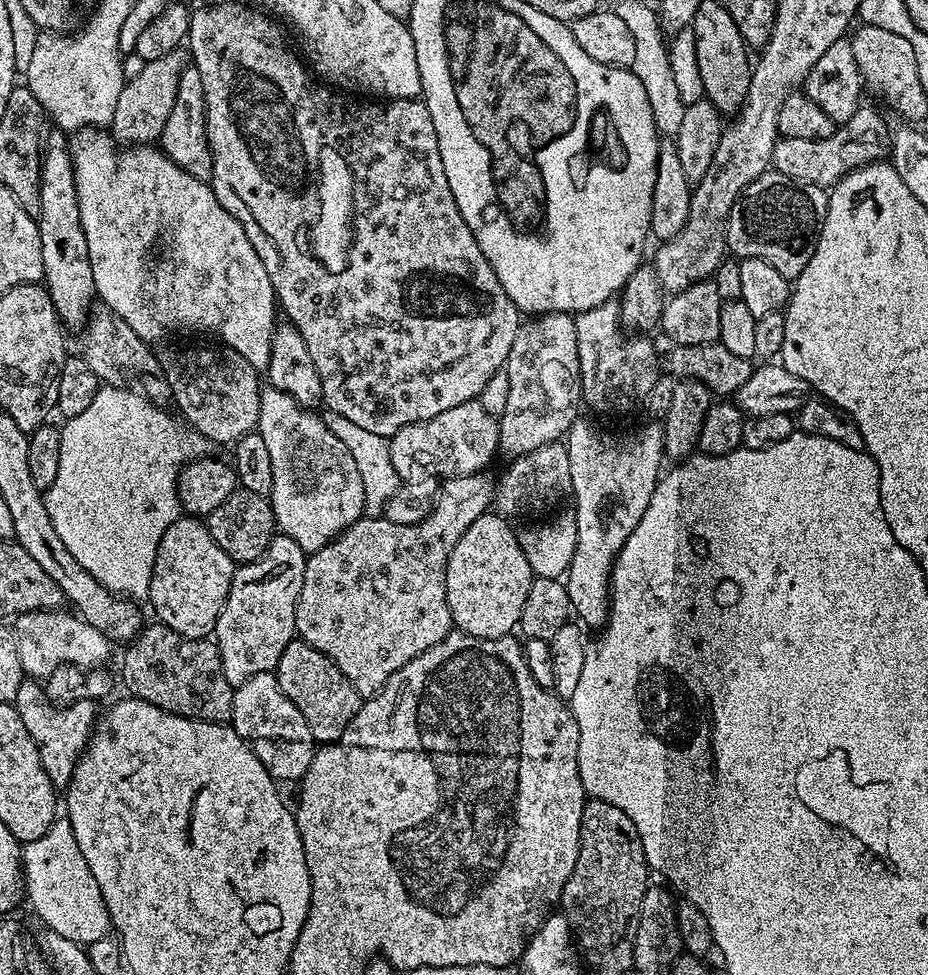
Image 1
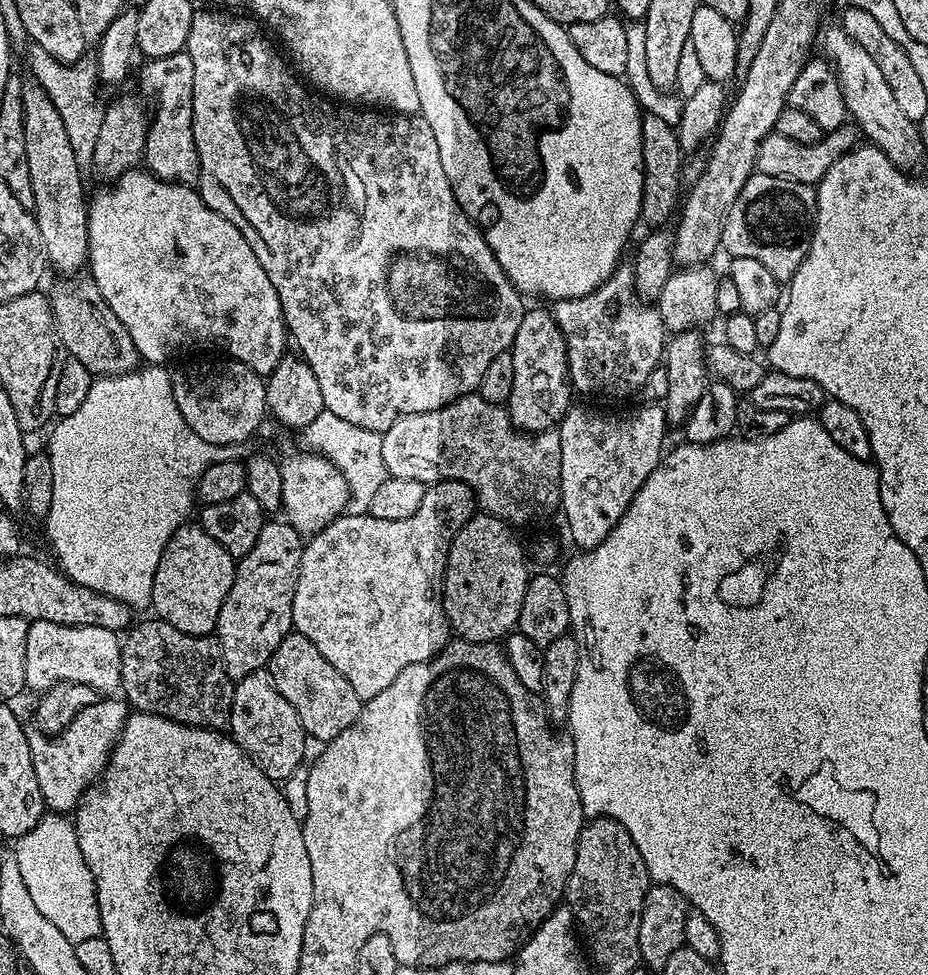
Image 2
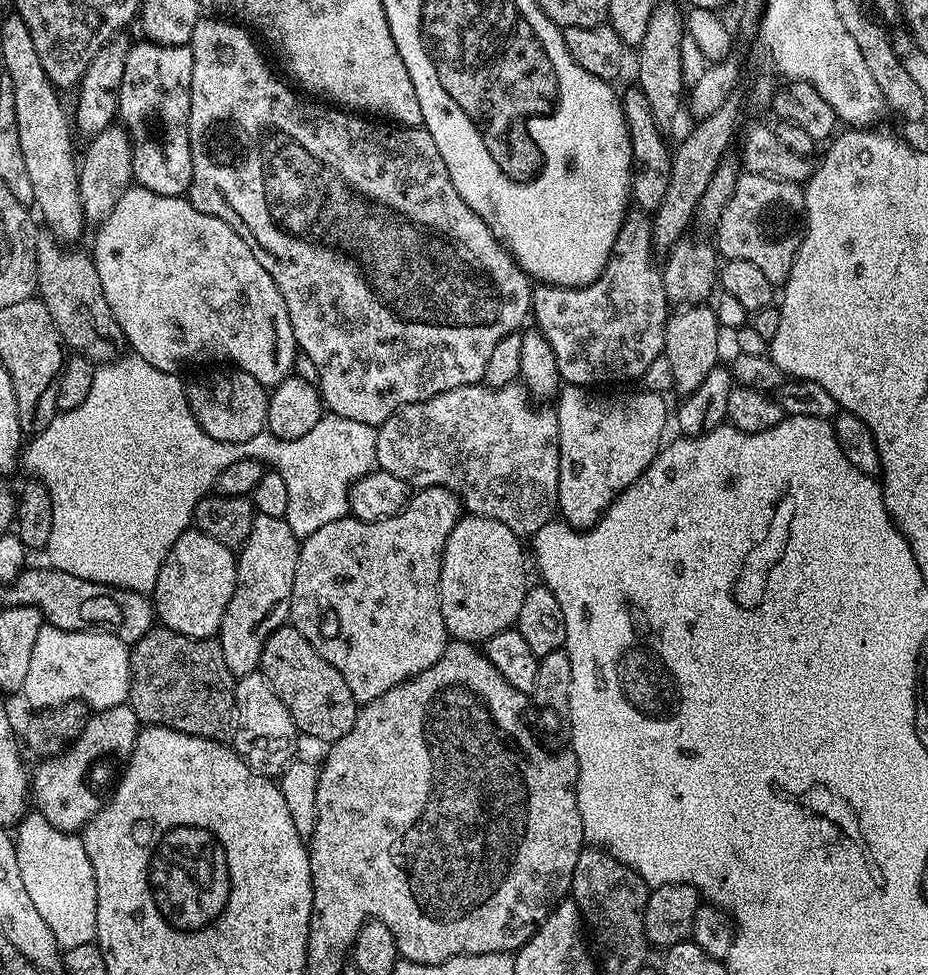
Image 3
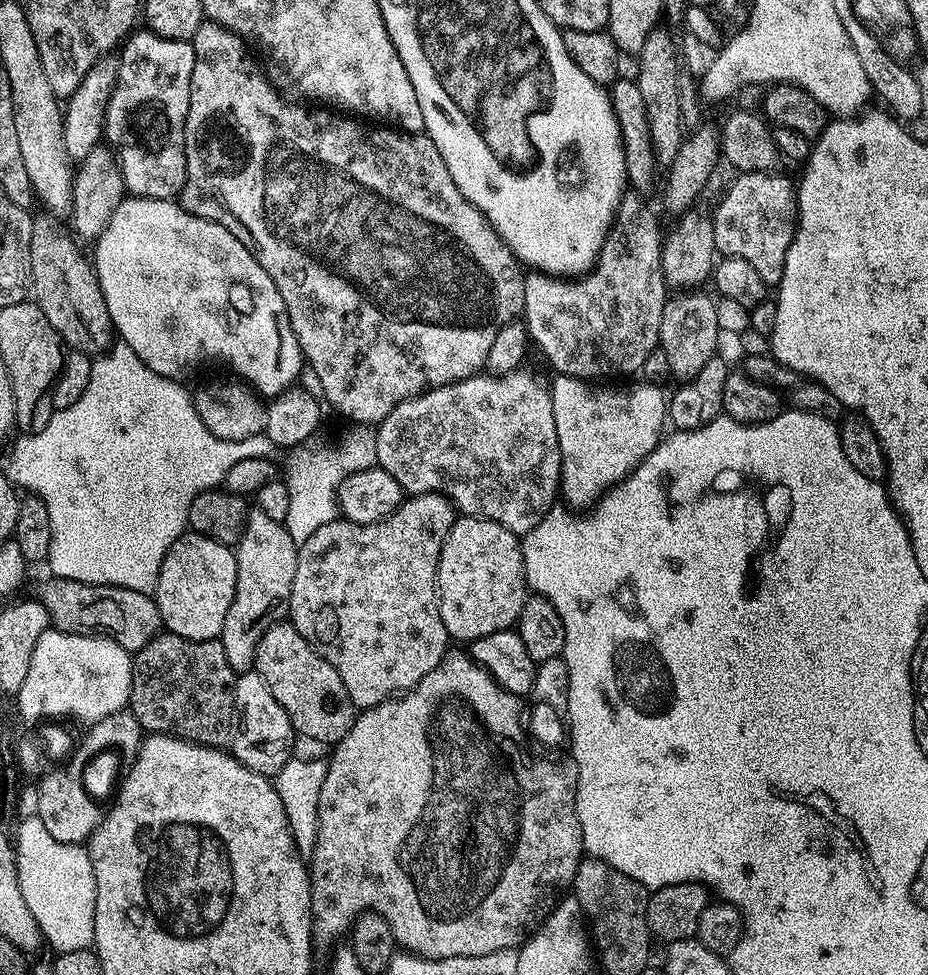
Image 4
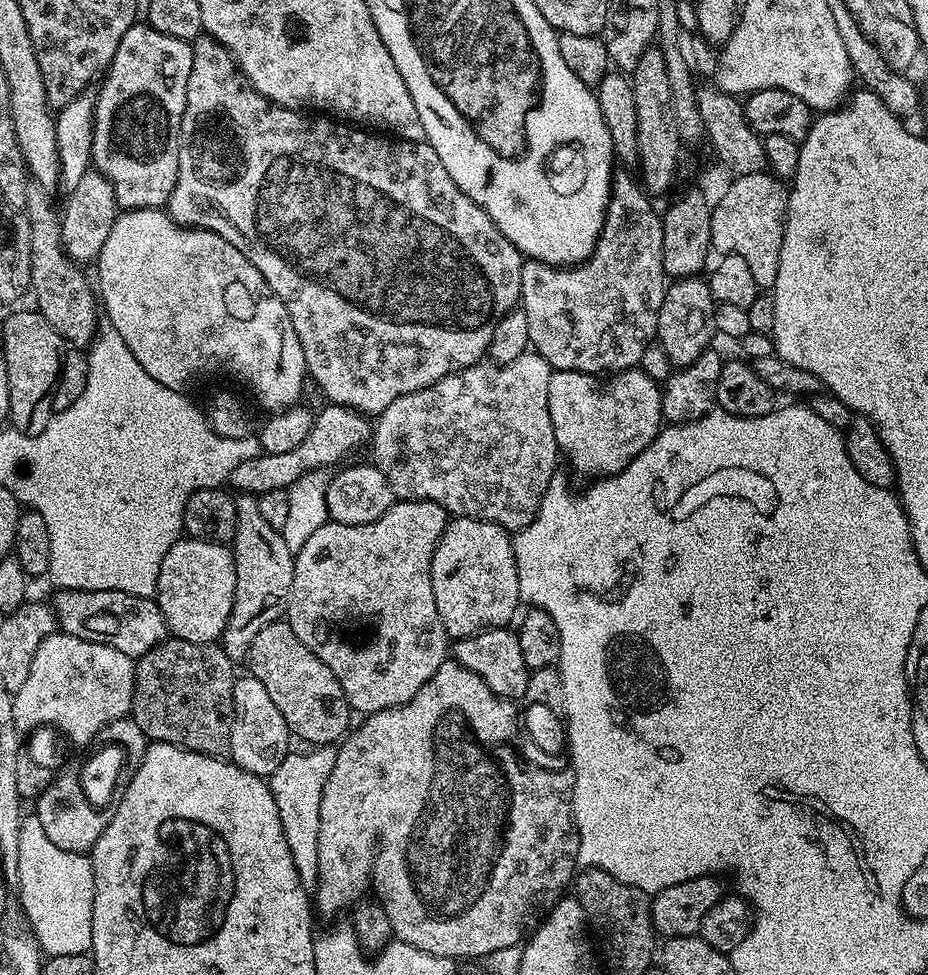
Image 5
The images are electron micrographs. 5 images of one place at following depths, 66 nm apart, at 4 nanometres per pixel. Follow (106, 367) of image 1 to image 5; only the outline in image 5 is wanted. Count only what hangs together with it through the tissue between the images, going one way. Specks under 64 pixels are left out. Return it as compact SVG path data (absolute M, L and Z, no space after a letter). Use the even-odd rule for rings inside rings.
M29 183L26 190L26 206L22 215L30 222L30 246L32 247L31 295L36 295L35 307L67 343L89 343L98 327L98 304L94 288L79 272L79 267L70 263L60 242L60 216L52 209L52 198L45 185Z

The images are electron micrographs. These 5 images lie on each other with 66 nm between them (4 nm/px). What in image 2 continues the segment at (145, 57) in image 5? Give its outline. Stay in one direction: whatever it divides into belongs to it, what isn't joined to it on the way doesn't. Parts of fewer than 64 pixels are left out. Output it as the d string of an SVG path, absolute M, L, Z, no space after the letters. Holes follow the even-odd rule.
M182 51L166 58L148 60L145 65L140 72L140 80L146 87L152 88L156 109L153 107L150 112L143 163L147 171L153 172L160 180L170 180L173 184L195 185L200 179L200 162L192 129L194 62L188 60L187 51Z

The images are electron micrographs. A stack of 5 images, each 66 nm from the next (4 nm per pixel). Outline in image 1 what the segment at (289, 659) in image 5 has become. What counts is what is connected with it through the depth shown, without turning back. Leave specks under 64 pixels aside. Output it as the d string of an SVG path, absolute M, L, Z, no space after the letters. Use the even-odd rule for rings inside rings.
M293 638L286 650L282 650L282 658L278 658L275 670L278 686L282 686L282 694L302 710L302 718L306 718L306 726L310 726L310 734L320 744L330 744L337 740L350 726L354 714L358 714L362 698L358 690L338 670L338 666L326 654L311 648L305 640Z

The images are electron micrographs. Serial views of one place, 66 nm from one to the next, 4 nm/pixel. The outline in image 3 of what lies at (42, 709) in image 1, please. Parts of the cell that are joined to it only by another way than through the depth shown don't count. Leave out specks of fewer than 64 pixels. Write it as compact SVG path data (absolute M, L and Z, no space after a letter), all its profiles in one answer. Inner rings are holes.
M125 702L97 711L89 715L81 731L59 754L41 759L40 764L30 772L30 796L34 801L35 811L63 832L79 833L85 824L92 821L92 816L98 810L96 796L88 789L88 771L95 760L117 752L120 758L127 758L132 752L136 735L142 725L134 714L131 704Z

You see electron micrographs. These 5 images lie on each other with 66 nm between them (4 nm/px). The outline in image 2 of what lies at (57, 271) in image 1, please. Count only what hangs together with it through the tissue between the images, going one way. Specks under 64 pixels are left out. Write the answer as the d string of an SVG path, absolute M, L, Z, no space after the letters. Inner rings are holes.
M35 82L25 83L22 90L22 108L24 110L24 125L26 126L26 158L30 166L30 186L34 186L34 215L38 222L38 234L42 234L42 242L44 243L44 258L49 265L52 264L60 271L60 274L76 274L81 267L82 269L88 263L88 204L86 196L84 200L84 180L82 171L78 168L77 159L74 158L74 149L70 146L69 135L66 134L66 129L62 124L62 117L55 109L54 103L50 100L50 96L46 94L46 90Z

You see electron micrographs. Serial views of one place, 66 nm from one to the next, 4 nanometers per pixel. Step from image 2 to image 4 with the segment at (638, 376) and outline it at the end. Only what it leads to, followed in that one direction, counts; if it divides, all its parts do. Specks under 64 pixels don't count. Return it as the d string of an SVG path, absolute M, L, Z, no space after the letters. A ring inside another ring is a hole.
M635 190L625 191L620 198L620 205L616 208L616 219L612 222L612 227L608 230L608 236L604 239L604 245L600 251L599 258L596 263L588 269L587 272L575 277L565 278L563 276L553 276L550 272L541 272L532 270L524 277L524 310L522 320L527 325L528 334L533 345L540 347L540 352L553 364L555 370L561 376L577 376L580 380L589 382L600 382L605 378L603 376L620 376L616 378L628 378L631 372L639 373L646 362L646 358L650 357L652 351L658 348L660 342L660 327L662 326L662 310L664 302L670 295L670 288L665 283L662 274L662 262L660 255L662 254L662 246L664 245L665 233L660 232L660 220L652 213L652 208L647 204L645 197Z

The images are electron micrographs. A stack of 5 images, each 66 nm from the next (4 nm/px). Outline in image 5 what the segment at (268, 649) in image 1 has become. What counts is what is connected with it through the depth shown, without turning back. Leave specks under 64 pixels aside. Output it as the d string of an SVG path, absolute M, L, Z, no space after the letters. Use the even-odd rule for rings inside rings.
M240 494L236 501L236 537L230 542L234 566L236 567L236 589L234 606L224 627L222 647L233 662L245 659L250 642L270 622L281 619L288 611L288 591L294 582L294 553L288 549L284 535L270 526L258 514L255 496Z

